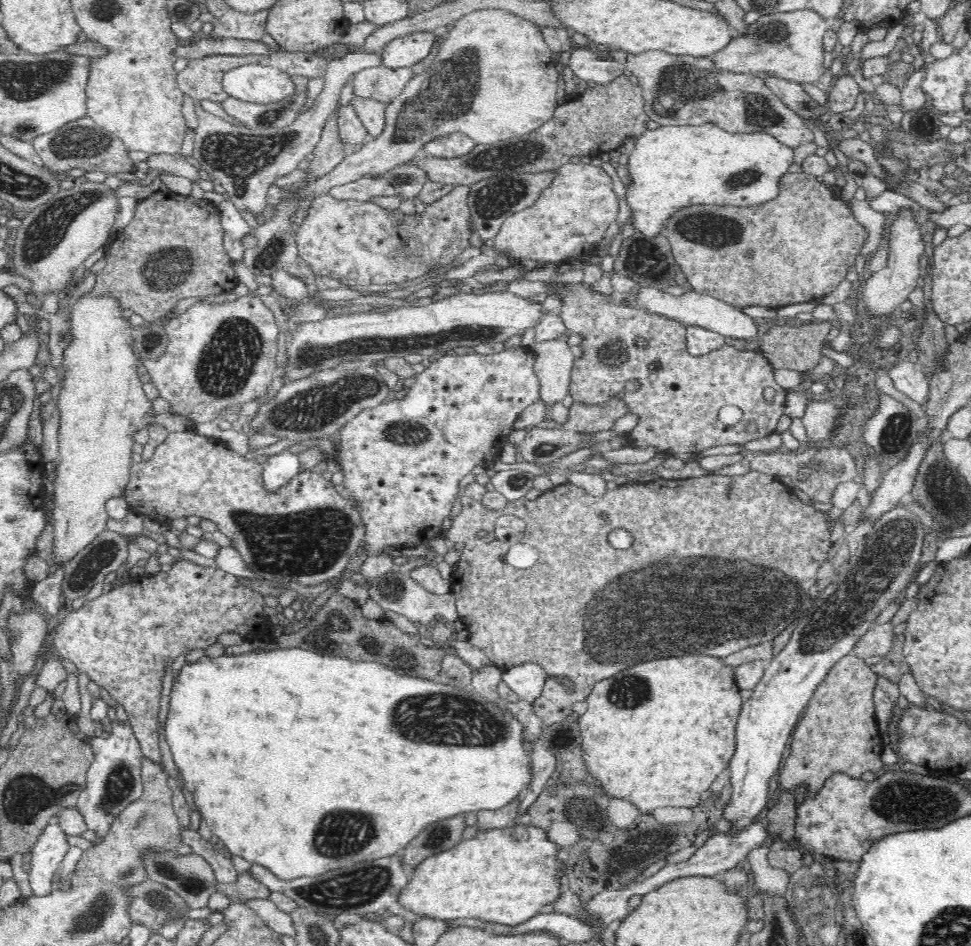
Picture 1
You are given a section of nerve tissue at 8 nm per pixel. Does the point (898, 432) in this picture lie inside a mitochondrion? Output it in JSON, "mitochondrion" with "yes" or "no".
{"mitochondrion":"yes"}

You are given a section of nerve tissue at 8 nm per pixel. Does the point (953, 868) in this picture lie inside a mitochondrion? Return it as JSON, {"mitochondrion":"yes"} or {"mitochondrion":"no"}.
{"mitochondrion":"no"}

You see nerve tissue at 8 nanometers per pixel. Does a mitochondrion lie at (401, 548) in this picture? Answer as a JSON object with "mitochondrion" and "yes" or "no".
{"mitochondrion":"no"}

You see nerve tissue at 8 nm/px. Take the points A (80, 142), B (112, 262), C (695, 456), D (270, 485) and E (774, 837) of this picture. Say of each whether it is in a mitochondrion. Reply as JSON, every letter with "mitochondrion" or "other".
{"A":"mitochondrion","B":"other","C":"other","D":"other","E":"other"}

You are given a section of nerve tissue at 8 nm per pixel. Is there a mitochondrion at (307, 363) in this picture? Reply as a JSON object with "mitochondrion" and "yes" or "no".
{"mitochondrion":"yes"}

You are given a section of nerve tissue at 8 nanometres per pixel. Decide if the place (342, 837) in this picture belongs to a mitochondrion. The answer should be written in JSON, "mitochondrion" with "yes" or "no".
{"mitochondrion":"yes"}

